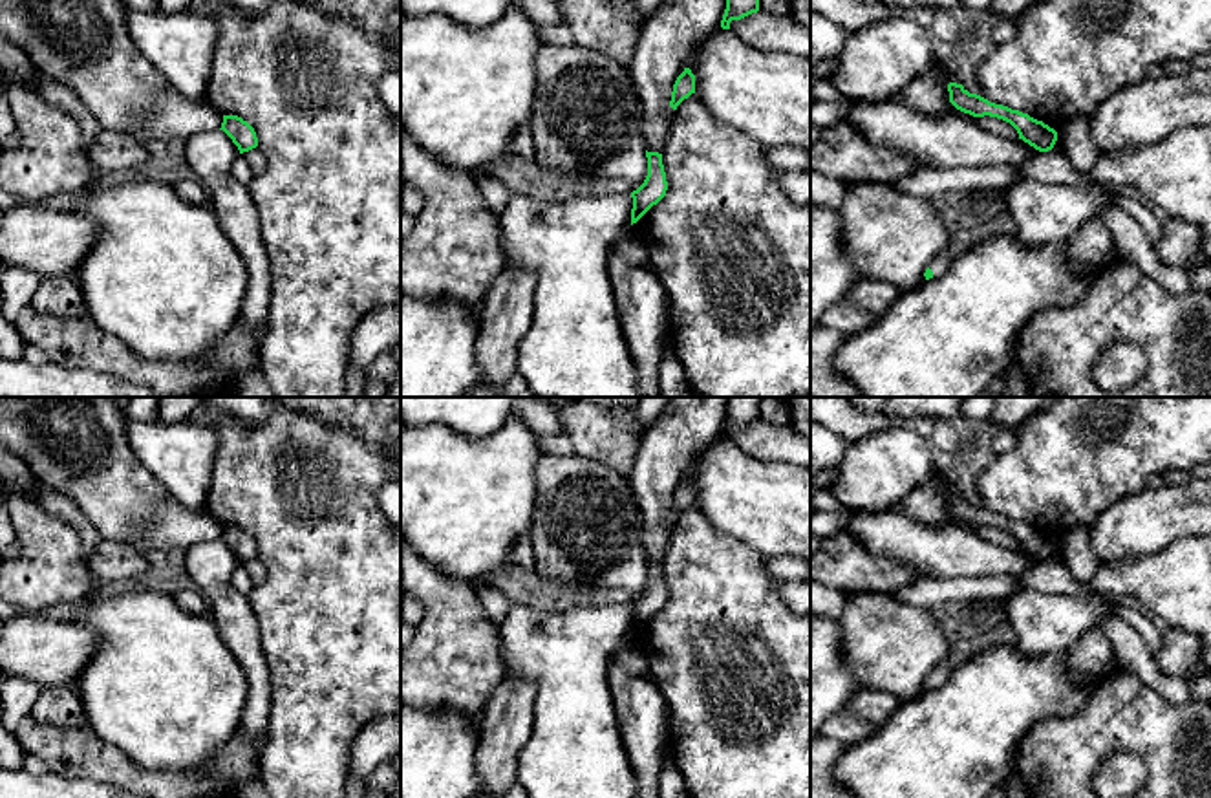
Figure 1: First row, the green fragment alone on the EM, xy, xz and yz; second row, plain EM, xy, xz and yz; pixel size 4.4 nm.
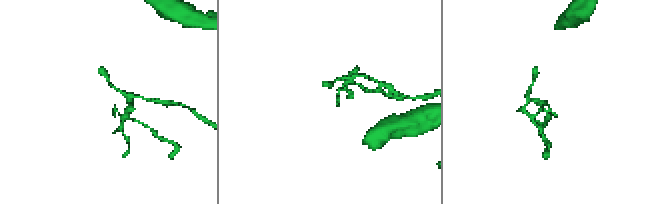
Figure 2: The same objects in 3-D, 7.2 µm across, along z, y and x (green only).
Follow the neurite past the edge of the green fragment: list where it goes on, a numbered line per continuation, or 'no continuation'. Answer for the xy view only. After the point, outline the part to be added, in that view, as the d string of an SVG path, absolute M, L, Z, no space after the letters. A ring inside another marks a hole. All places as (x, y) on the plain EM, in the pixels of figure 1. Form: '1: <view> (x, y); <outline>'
no continuation

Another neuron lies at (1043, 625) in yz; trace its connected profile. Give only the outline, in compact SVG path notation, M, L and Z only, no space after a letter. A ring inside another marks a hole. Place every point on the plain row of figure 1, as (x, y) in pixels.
M1021 589L1006 600L1006 619L1015 631L1015 648L1026 657L1065 652L1081 635L1114 611L1101 598L1076 598Z

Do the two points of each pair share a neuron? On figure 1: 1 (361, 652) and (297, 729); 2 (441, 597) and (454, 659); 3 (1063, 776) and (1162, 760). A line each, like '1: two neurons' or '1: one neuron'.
1: one neuron
2: one neuron
3: one neuron

